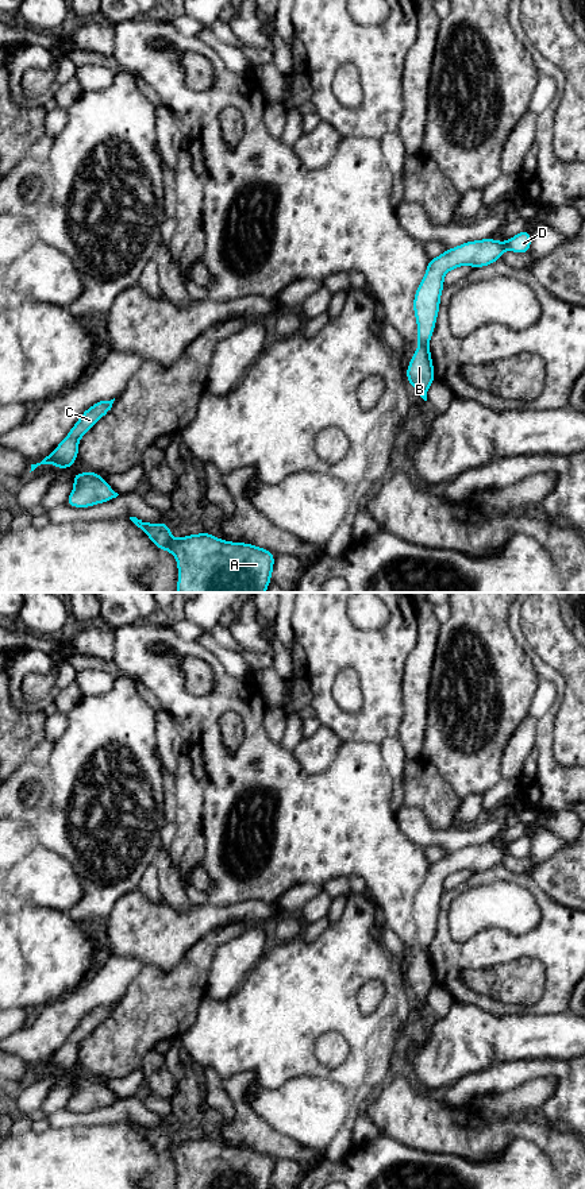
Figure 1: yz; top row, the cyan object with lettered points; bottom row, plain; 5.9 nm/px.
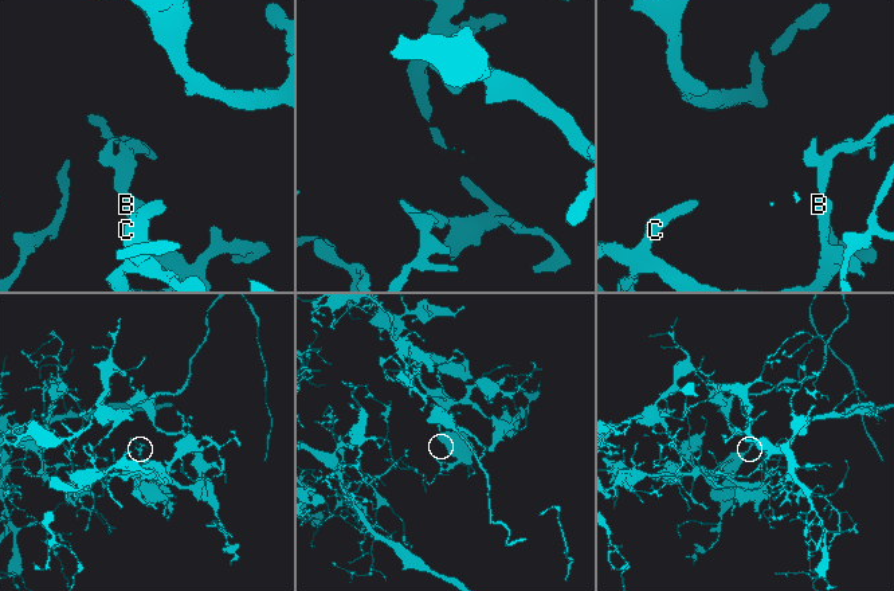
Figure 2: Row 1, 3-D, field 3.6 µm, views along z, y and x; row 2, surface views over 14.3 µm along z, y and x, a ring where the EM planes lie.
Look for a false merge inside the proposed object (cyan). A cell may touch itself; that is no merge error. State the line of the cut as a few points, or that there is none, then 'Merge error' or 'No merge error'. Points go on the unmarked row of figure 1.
Split along yz (419, 948), (427, 950). Merge error

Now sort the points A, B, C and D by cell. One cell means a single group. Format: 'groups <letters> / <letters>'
groups A B C / D

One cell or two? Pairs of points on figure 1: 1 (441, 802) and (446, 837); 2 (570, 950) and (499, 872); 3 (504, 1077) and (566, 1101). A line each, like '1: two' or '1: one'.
1: two
2: one
3: one

